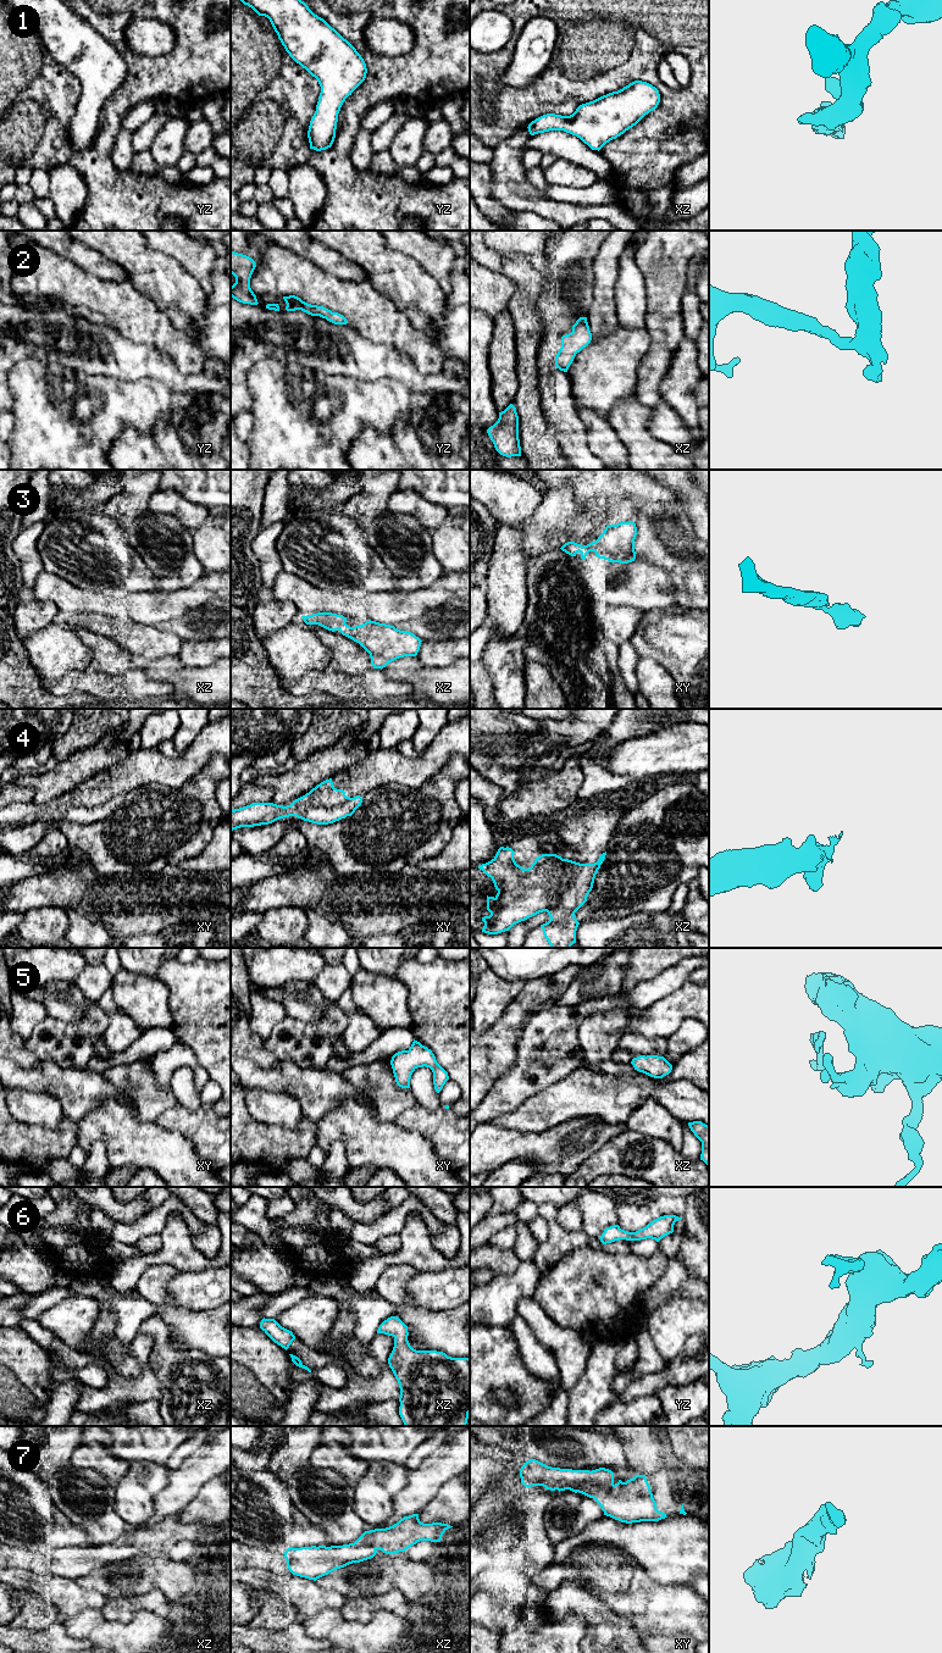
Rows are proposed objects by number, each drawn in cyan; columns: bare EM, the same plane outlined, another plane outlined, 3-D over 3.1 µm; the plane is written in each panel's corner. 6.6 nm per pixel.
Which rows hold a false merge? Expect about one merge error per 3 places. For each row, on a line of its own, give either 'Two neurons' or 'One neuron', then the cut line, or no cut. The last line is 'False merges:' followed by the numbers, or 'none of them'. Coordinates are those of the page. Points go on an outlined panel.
1: One neuron. No split
2: One neuron. No split
3: One neuron. No split
4: Two neurons. Split along xz (571, 860), (568, 871), (548, 872), (557, 902), (547, 911)
5: One neuron. No split
6: One neuron. No split
7: One neuron. No split
False merges: 4

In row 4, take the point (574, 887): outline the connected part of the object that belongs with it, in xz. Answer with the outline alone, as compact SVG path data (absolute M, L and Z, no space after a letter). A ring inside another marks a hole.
M606 852L594 864L580 864L571 860L572 869L569 872L564 870L564 866L548 872L548 878L554 881L558 888L556 903L547 911L550 920L541 927L552 948L571 948L576 943L580 922L575 913L587 902L605 855Z

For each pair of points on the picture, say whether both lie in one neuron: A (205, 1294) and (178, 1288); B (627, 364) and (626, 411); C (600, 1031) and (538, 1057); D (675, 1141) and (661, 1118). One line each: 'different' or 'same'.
A: same
B: different
C: different
D: same

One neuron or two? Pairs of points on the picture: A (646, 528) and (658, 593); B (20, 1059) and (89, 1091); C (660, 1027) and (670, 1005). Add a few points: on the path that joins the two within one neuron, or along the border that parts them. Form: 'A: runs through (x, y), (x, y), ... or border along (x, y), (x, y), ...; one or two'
A: border along (648, 560), (664, 566), (672, 582); two
B: border along (12, 1059), (22, 1068), (32, 1068), (39, 1061); two
C: runs through (660, 1022), (670, 1010); one

